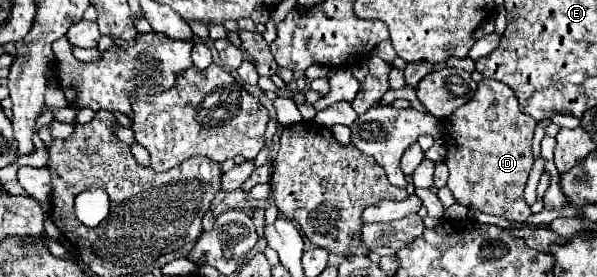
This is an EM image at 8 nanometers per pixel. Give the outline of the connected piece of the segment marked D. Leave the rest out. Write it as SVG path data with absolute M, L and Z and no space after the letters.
M483 78L475 96L443 120L449 142L445 164L449 168L449 190L467 208L525 222L531 216L523 200L523 188L533 166L531 140L535 120L519 110L517 98L503 82Z

